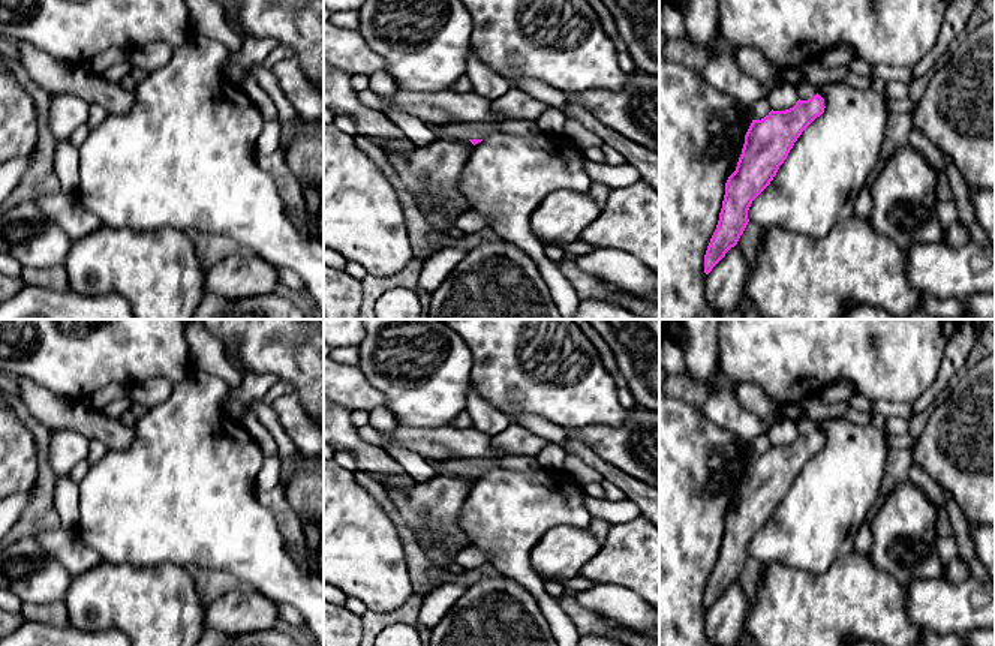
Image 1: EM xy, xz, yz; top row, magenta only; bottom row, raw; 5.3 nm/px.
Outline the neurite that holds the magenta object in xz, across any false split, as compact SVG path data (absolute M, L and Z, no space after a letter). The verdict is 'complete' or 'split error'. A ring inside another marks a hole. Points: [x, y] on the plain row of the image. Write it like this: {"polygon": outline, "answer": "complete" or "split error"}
{"polygon": "M445 474L409 492L388 489L388 496L417 543L421 535L435 534L441 546L456 558L465 547L474 546L471 535L460 526L460 508L472 483L481 477Z", "answer": "split error"}

